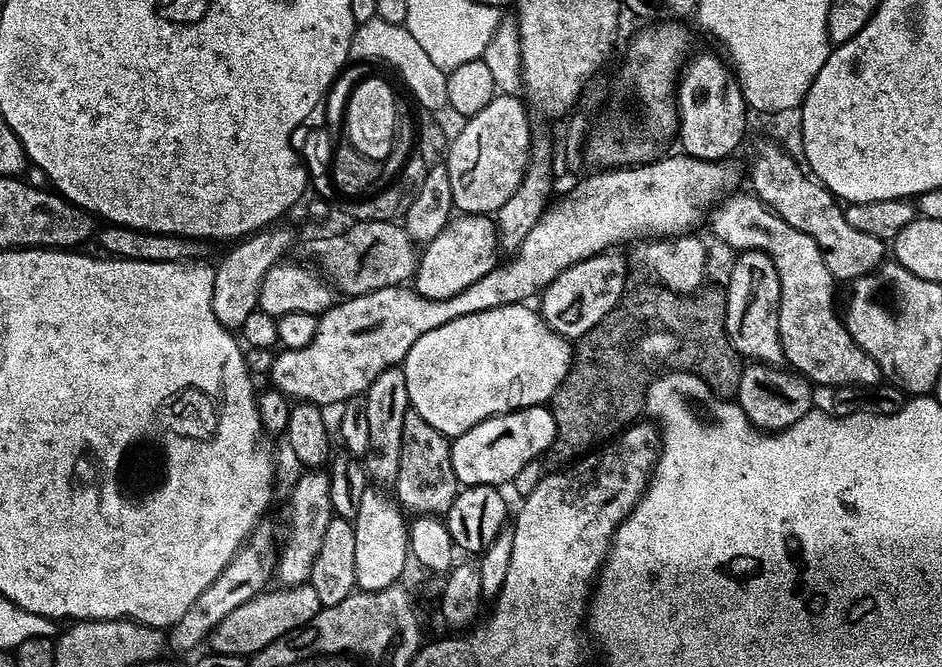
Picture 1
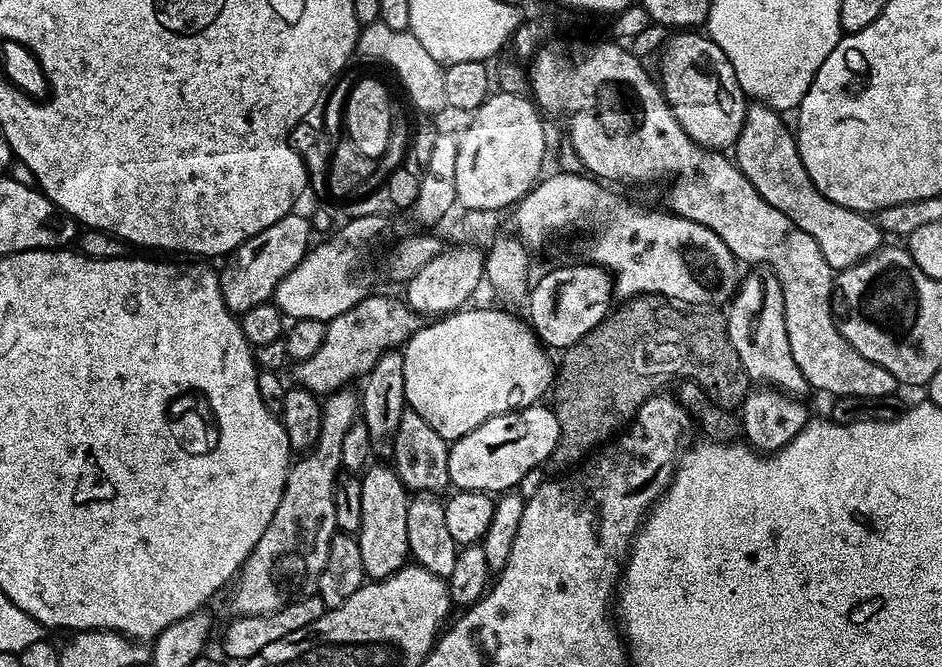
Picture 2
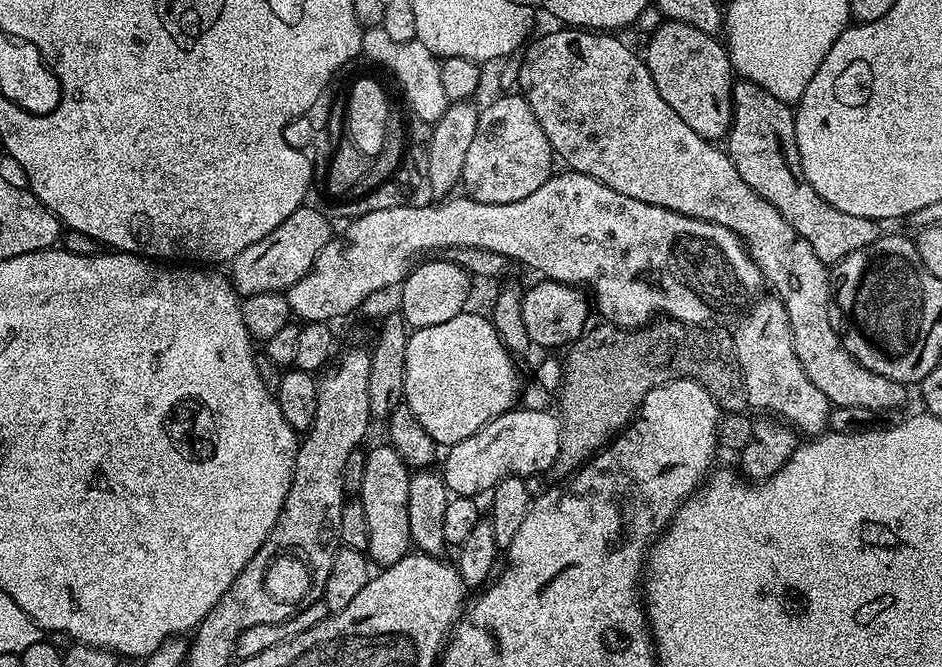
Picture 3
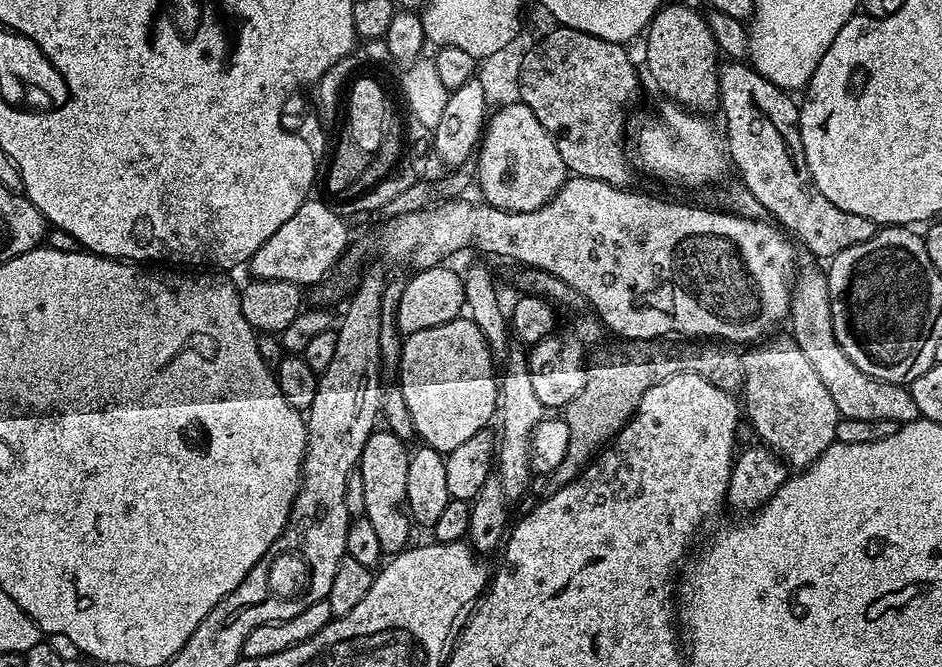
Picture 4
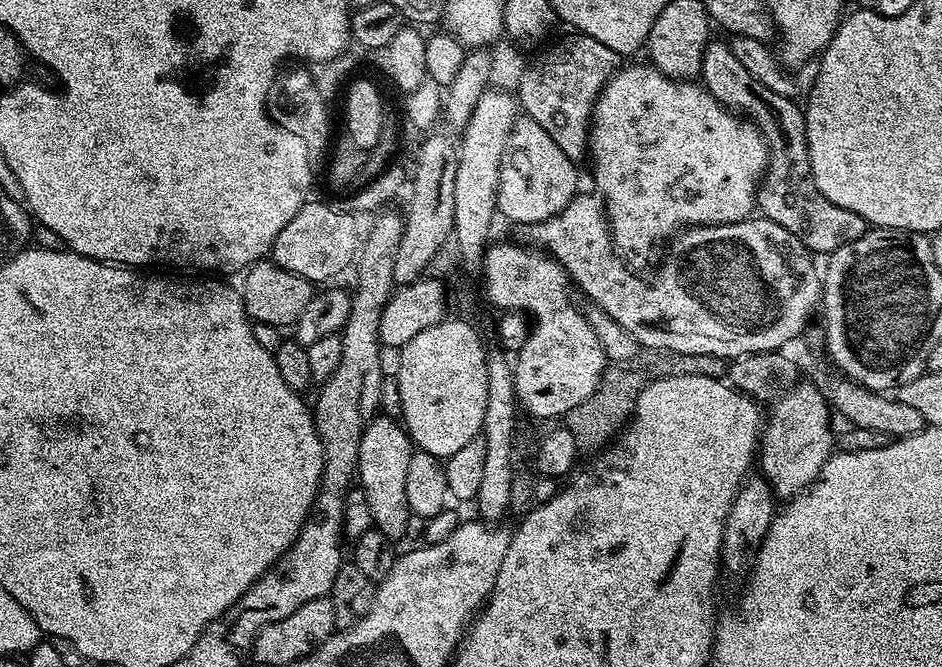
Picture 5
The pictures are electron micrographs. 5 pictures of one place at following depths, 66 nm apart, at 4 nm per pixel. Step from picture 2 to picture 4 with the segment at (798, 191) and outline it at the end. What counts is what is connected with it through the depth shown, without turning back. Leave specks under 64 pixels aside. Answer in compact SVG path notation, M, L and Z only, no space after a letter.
M724 62L719 65L718 90L719 95L719 111L724 111L724 120L728 123L728 140L726 136L726 156L729 161L736 163L736 168L740 171L743 187L747 188L750 194L754 194L754 198L758 198L758 202L763 206L765 213L770 217L789 237L797 236L810 251L816 256L821 256L824 262L831 261L833 256L842 254L842 250L850 250L850 246L858 246L858 242L866 242L869 238L878 231L878 226L870 218L862 218L862 214L850 214L846 210L838 210L838 206L834 206L834 202L830 202L830 198L826 198L826 194L822 194L822 190L818 190L818 186L812 181L810 170L806 166L806 154L802 150L802 134L800 133L800 109L797 101L783 88L774 86L774 82L770 82L762 74L758 74L756 69L748 62Z

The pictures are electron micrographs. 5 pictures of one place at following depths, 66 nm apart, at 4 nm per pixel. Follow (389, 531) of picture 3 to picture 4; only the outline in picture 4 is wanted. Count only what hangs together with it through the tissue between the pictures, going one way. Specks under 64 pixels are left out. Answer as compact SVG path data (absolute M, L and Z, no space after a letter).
M377 430L370 434L358 465L362 482L366 486L364 515L374 525L378 542L382 542L382 550L385 554L402 552L409 547L408 535L411 534L412 528L414 529L413 521L404 509L407 498L406 476L409 457L410 448L405 441L399 440L393 432Z

